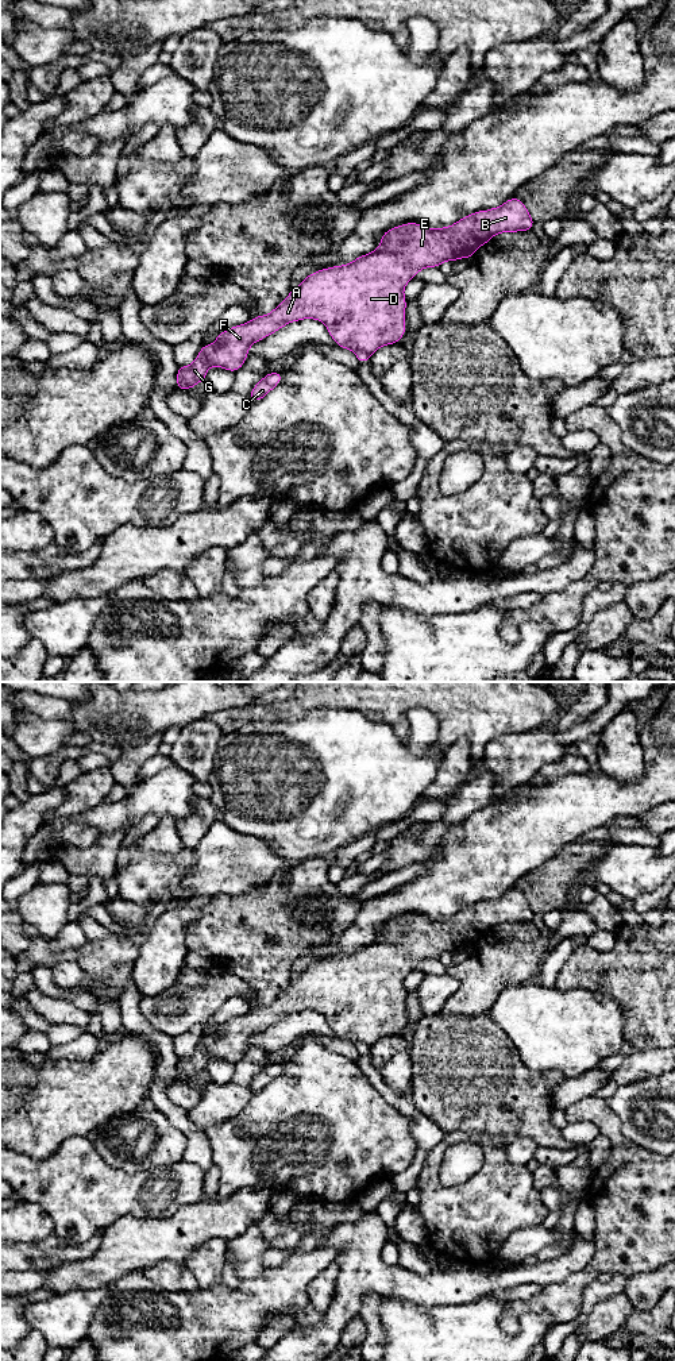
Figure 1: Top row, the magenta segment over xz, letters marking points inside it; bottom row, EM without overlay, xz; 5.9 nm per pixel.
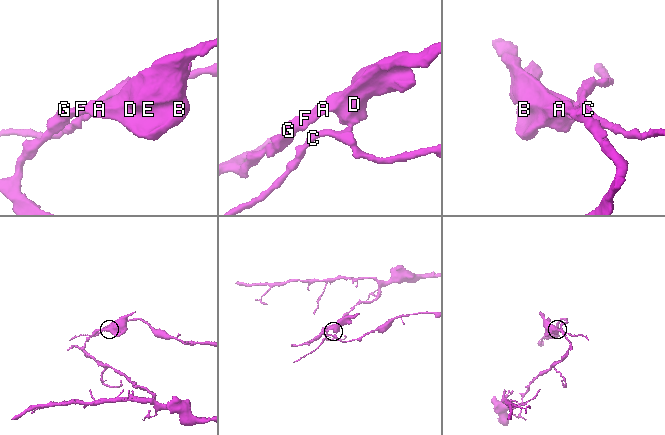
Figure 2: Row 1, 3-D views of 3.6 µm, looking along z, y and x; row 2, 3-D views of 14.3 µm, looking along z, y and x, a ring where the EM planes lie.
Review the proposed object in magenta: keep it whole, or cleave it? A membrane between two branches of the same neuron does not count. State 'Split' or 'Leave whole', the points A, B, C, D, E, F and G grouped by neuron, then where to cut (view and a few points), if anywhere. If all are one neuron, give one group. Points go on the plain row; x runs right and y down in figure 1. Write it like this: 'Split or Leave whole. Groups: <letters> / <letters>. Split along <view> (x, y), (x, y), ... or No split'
Split. Groups: A B D E F G / C. Split along xz (354, 1041), (361, 1041), (369, 1047)

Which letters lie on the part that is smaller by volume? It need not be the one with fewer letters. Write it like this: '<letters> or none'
C

